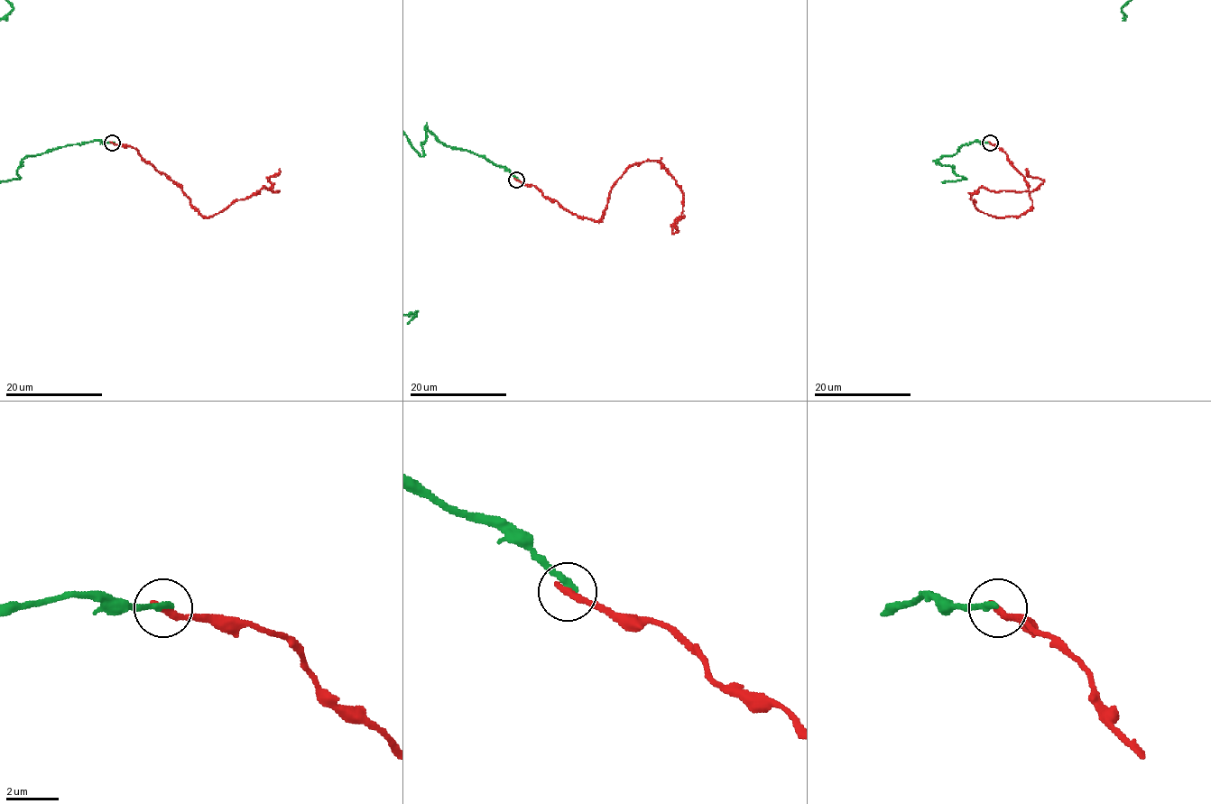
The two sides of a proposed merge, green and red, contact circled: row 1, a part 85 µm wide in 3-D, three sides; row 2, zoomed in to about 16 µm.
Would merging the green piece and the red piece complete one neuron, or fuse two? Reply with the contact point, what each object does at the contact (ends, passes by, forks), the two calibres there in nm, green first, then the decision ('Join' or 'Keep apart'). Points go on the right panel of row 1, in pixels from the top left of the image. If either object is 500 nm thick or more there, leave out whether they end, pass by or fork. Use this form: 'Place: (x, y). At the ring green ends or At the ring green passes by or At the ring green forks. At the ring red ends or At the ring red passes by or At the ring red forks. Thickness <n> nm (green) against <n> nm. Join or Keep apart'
Place: (990, 143). At the ring green ends. At the ring red ends. Thickness 280 nm (green) against 300 nm. Keep apart

